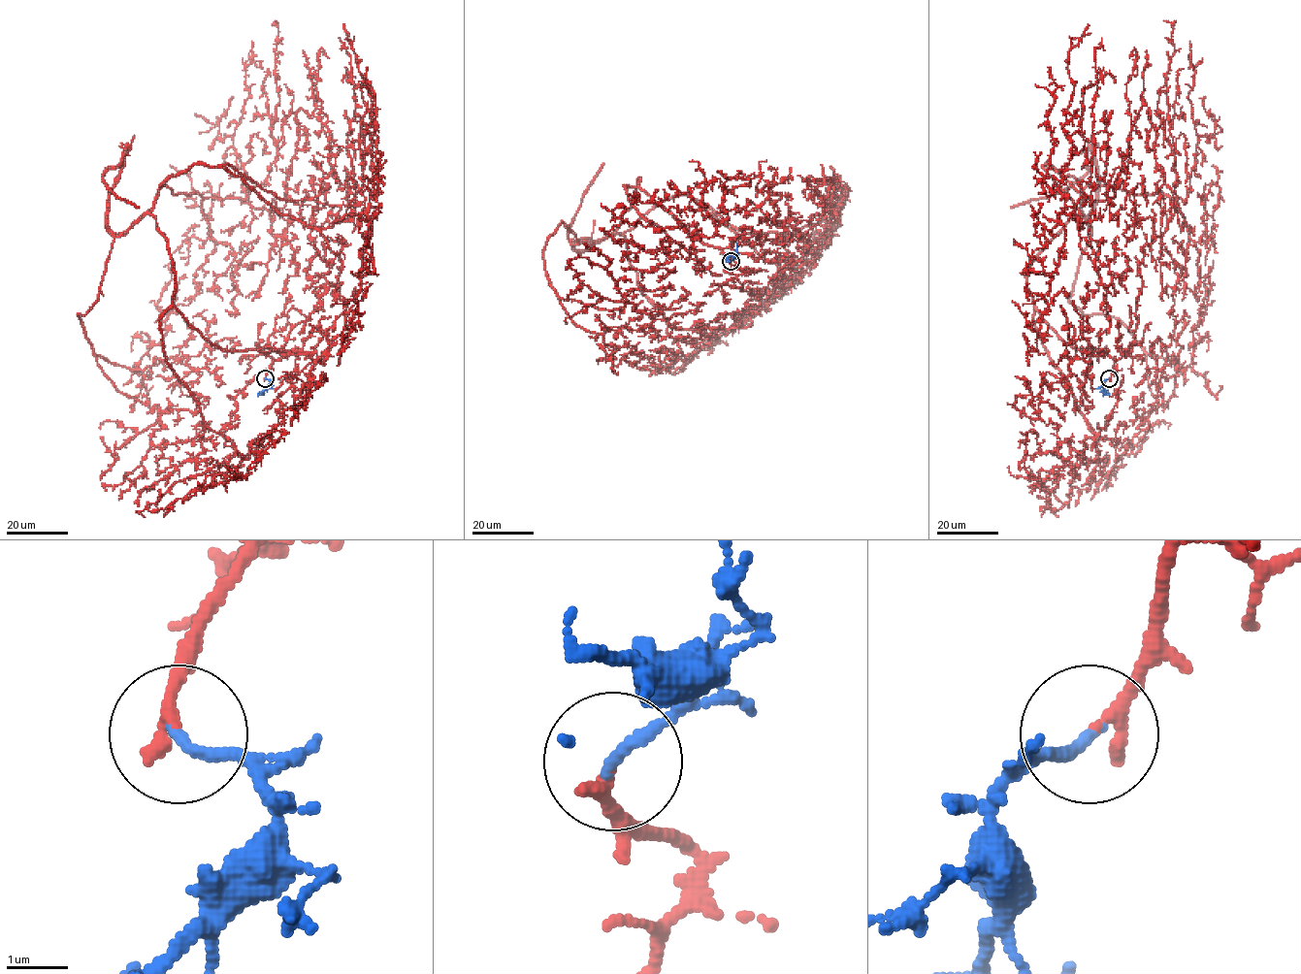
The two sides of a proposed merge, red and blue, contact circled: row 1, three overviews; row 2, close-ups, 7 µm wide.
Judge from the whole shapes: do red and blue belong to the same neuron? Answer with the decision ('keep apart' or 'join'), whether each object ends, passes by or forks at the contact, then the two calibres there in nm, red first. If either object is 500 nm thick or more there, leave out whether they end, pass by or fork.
join; red passes by; blue ends; calibres 160 and 200 nm

